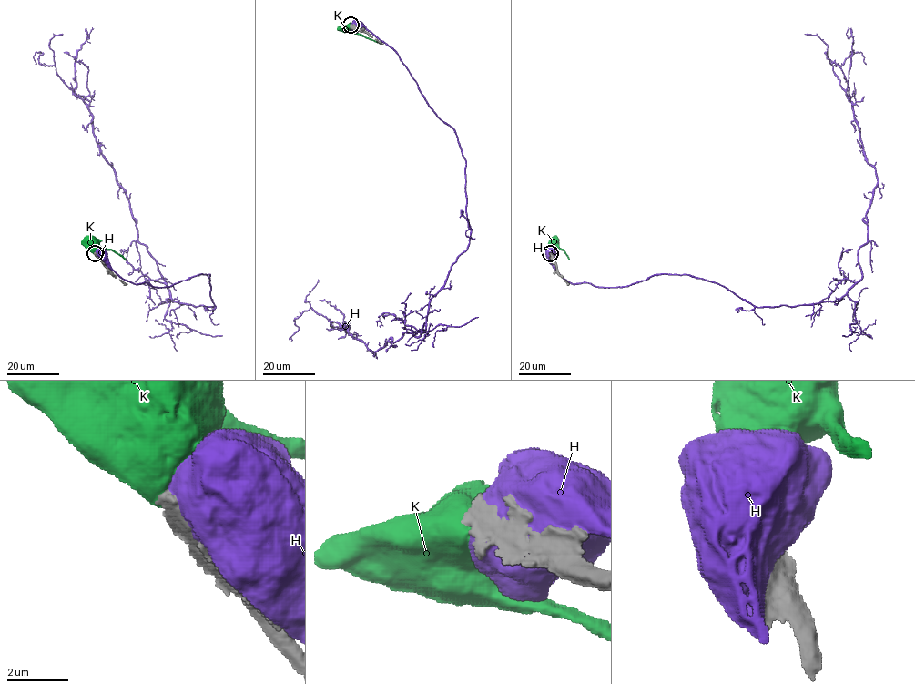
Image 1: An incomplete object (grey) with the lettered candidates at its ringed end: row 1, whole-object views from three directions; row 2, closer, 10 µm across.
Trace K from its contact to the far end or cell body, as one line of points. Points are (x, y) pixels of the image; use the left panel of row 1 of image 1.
K: (94, 252), (93, 240)

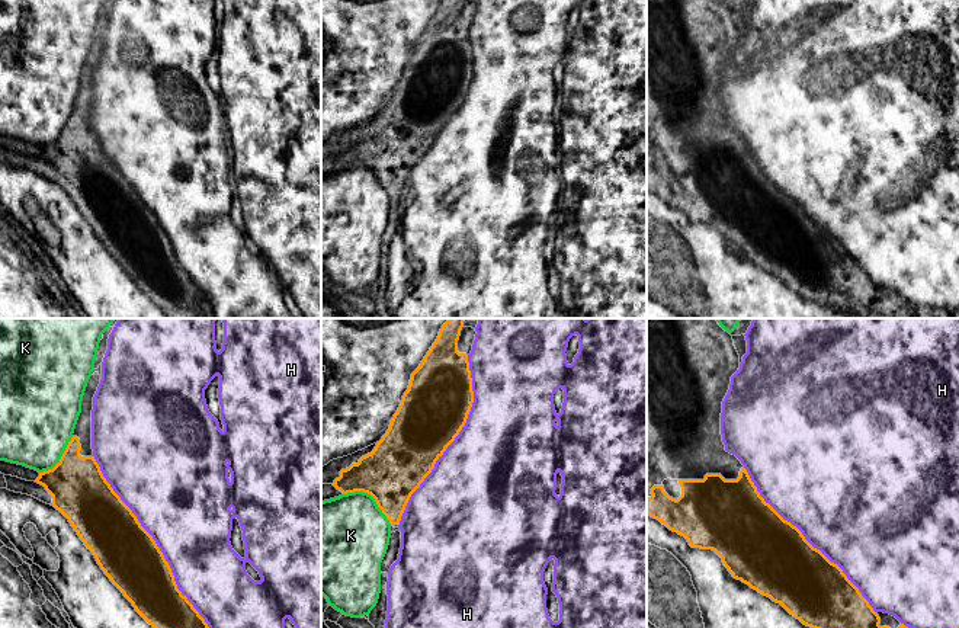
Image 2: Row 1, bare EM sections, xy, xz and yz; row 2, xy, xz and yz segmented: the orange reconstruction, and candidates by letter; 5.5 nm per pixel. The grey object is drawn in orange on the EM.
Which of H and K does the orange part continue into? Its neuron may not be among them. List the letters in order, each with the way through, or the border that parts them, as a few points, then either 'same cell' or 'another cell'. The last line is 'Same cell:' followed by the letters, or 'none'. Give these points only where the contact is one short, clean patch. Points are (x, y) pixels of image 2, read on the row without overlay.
H: another cell
K: another cell
Same cell: none

